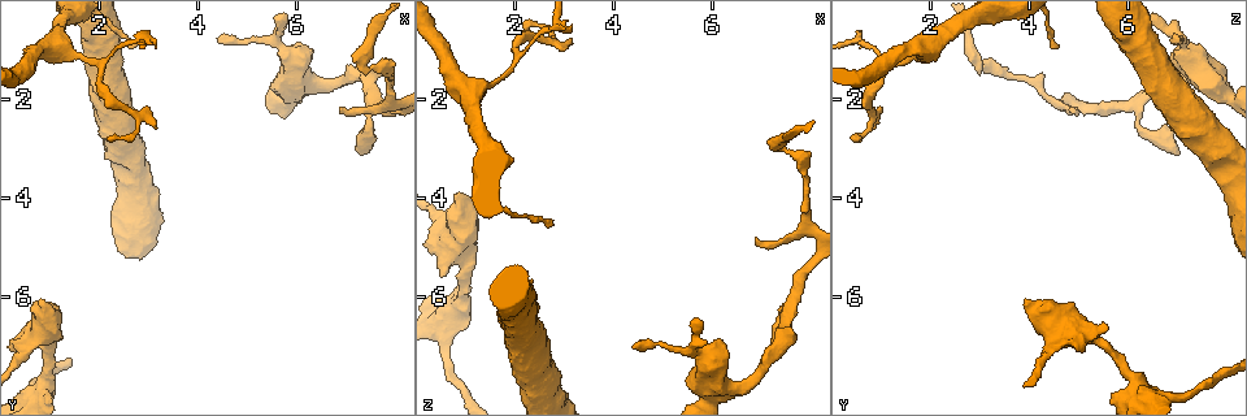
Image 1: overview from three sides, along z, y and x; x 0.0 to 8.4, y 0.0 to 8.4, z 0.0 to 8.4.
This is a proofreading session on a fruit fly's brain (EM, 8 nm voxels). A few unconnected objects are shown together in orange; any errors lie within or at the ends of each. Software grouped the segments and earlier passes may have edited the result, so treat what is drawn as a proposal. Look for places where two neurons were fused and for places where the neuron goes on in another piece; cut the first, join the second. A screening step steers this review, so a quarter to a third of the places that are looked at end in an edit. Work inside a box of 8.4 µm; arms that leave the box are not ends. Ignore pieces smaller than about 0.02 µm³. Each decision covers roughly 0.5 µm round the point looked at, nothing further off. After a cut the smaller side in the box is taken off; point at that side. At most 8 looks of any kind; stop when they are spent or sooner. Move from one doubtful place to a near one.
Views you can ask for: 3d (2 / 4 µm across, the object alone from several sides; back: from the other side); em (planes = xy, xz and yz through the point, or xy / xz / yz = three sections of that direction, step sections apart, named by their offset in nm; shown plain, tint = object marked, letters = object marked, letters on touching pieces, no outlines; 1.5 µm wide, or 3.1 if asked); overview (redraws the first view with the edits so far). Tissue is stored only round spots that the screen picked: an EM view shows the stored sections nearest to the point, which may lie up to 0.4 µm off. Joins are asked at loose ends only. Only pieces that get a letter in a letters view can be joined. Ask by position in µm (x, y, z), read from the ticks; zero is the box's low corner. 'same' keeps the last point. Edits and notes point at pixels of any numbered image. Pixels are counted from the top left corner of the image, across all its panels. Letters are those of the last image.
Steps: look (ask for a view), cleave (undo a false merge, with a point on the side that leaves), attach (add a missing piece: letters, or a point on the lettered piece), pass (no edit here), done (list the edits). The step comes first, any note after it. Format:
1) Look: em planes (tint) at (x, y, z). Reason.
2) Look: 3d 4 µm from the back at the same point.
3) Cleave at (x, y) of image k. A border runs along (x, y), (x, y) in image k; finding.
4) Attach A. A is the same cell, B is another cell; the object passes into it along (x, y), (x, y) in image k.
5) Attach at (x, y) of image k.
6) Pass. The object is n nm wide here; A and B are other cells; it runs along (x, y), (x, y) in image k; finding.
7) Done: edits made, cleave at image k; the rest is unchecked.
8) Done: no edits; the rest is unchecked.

Look: em yz step 4 (letters) at (0.85, 6.10, 3.90). Branch stops here.

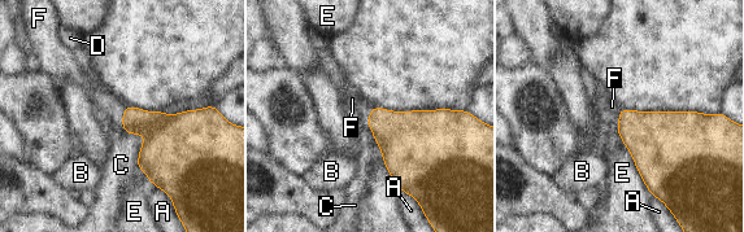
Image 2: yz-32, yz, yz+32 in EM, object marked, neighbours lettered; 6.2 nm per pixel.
Attach F. F is the same cell, A, B, C, D and E are other cells; the neuron continues.

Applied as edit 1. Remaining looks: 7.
Look: em planes (letters) at (5.55, 0.85, 7.10). Calibre changes.

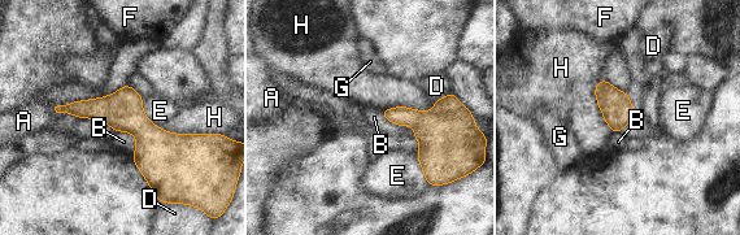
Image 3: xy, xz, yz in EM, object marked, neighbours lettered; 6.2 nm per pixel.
Pass. The longest contact is with H, 340 nm; A, B, D, E, F, G and H are other cells; it runs along (59, 109), (194, 143) in image 3; one neuron here.

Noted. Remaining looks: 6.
Look: em planes (tint) at (7.35, 3.10, 7.05). Free end.

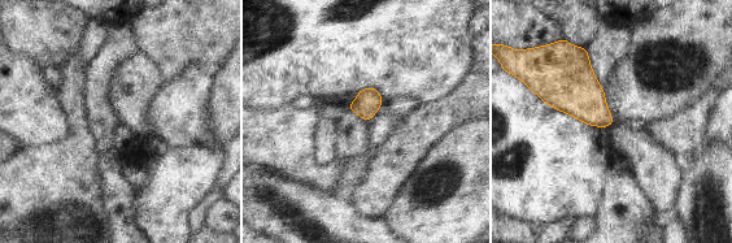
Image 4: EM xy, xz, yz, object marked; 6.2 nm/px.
Look: em planes (letters) at the same point.

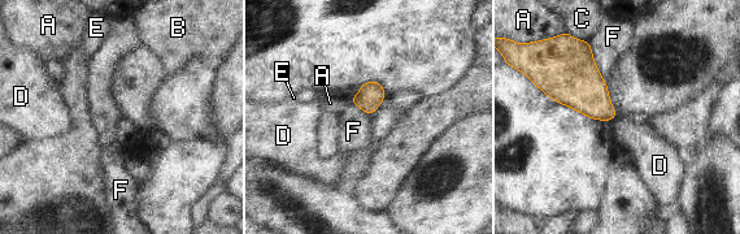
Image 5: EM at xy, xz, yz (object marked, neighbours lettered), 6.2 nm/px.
Pass. A, B, C, D, E and F are other cells; a border runs along (588, 42), (592, 60), (606, 85) in image 5; none of them fits.

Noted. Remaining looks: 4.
Done: edits made, attach at image 2; the rest is unchecked.

